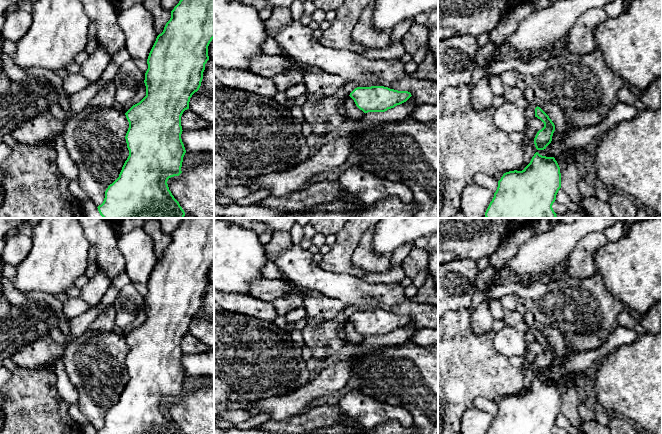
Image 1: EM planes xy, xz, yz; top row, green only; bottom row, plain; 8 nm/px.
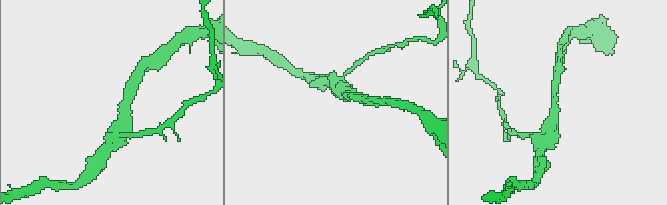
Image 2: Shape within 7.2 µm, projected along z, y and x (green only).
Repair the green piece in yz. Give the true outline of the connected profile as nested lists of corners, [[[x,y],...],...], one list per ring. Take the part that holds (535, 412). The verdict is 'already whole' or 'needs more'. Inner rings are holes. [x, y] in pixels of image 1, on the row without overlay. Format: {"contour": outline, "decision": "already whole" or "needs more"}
{"contour": [[[536,376],[522,395],[503,398],[487,434],[553,434],[560,412],[557,385]]], "decision": "already whole"}

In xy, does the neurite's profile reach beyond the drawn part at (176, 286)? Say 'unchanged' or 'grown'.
unchanged

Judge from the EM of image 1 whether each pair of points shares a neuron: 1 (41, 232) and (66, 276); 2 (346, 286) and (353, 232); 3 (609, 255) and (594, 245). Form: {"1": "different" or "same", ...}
{"1": "same", "2": "different", "3": "different"}

